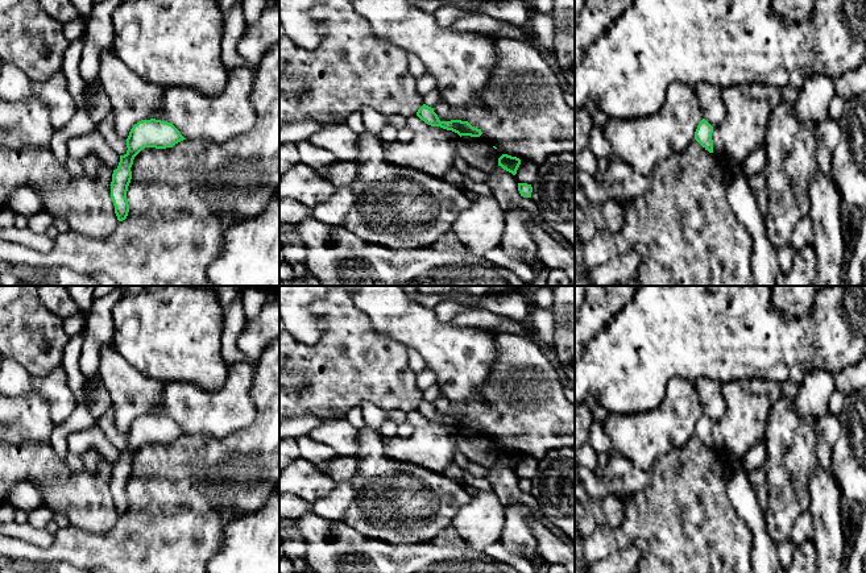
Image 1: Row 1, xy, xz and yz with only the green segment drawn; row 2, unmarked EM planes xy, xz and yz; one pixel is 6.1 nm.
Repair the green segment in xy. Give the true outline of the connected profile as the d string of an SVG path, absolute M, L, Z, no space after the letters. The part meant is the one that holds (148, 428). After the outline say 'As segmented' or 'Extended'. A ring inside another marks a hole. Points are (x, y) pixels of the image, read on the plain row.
M156 414L142 415L133 420L127 433L127 448L120 450L120 457L112 469L111 493L119 516L127 514L129 499L127 494L128 481L132 474L130 462L134 452L145 443L166 444L186 435L170 418Z. As segmented

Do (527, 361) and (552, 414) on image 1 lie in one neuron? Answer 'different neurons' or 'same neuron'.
same neuron

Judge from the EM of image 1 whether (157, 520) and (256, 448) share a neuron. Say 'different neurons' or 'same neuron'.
same neuron

